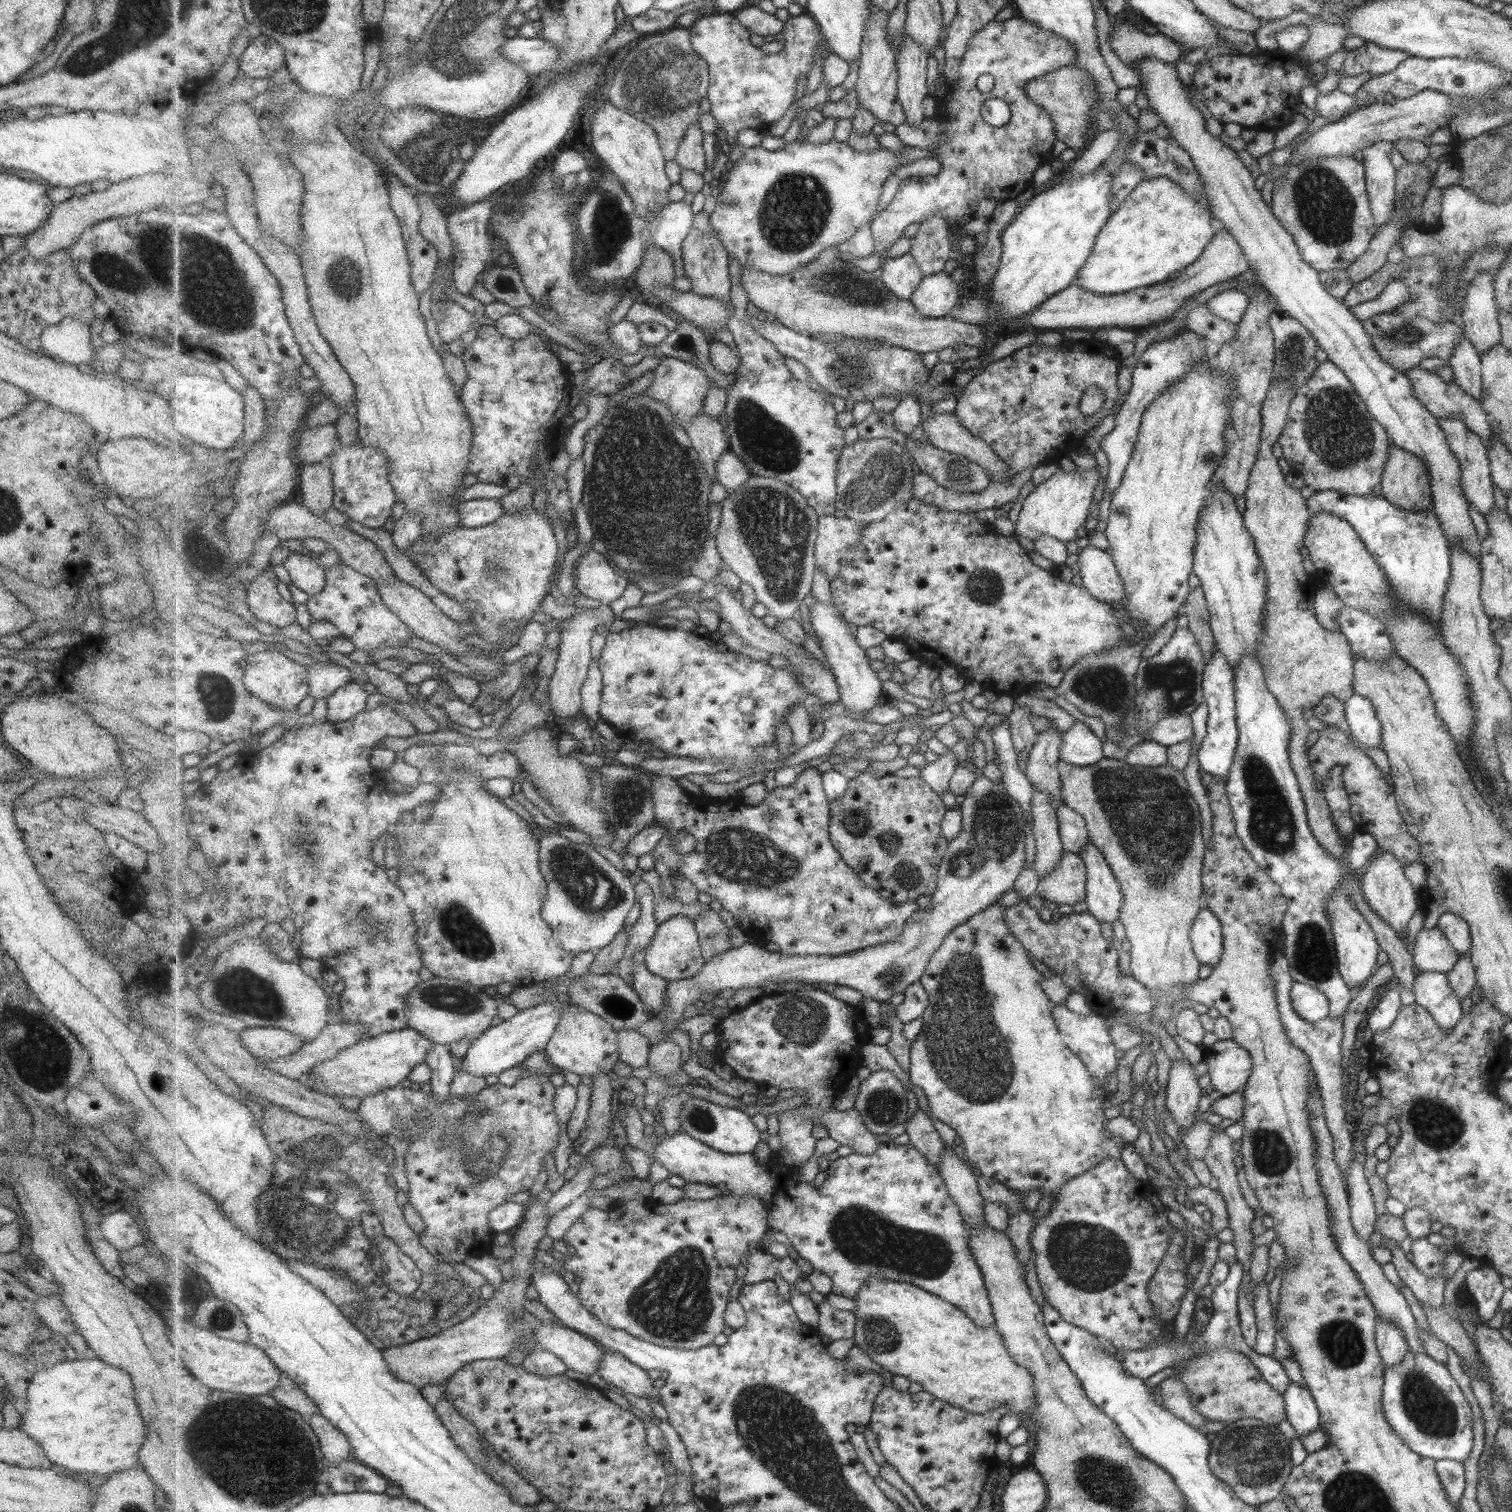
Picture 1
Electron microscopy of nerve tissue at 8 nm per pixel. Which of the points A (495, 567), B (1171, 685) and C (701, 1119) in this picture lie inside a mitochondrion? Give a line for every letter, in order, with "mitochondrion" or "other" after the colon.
A: mitochondrion
B: mitochondrion
C: mitochondrion

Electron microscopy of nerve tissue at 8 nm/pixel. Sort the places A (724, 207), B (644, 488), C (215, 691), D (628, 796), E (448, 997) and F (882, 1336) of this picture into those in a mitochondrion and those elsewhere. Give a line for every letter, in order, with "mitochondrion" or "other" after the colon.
A: other
B: mitochondrion
C: mitochondrion
D: mitochondrion
E: mitochondrion
F: mitochondrion

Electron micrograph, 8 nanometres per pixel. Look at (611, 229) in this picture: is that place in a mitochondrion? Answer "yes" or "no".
yes

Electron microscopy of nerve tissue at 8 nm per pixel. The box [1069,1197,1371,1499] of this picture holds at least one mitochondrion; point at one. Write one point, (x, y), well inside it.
(1253, 1456)

